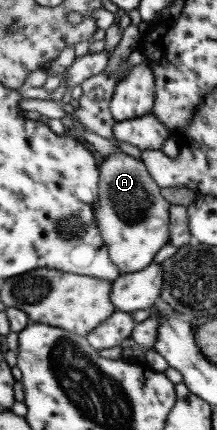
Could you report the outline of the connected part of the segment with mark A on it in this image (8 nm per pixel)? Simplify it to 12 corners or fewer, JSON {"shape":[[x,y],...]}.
{"shape":[[100,158],[95,225],[119,273],[169,242],[168,204],[141,161]]}

